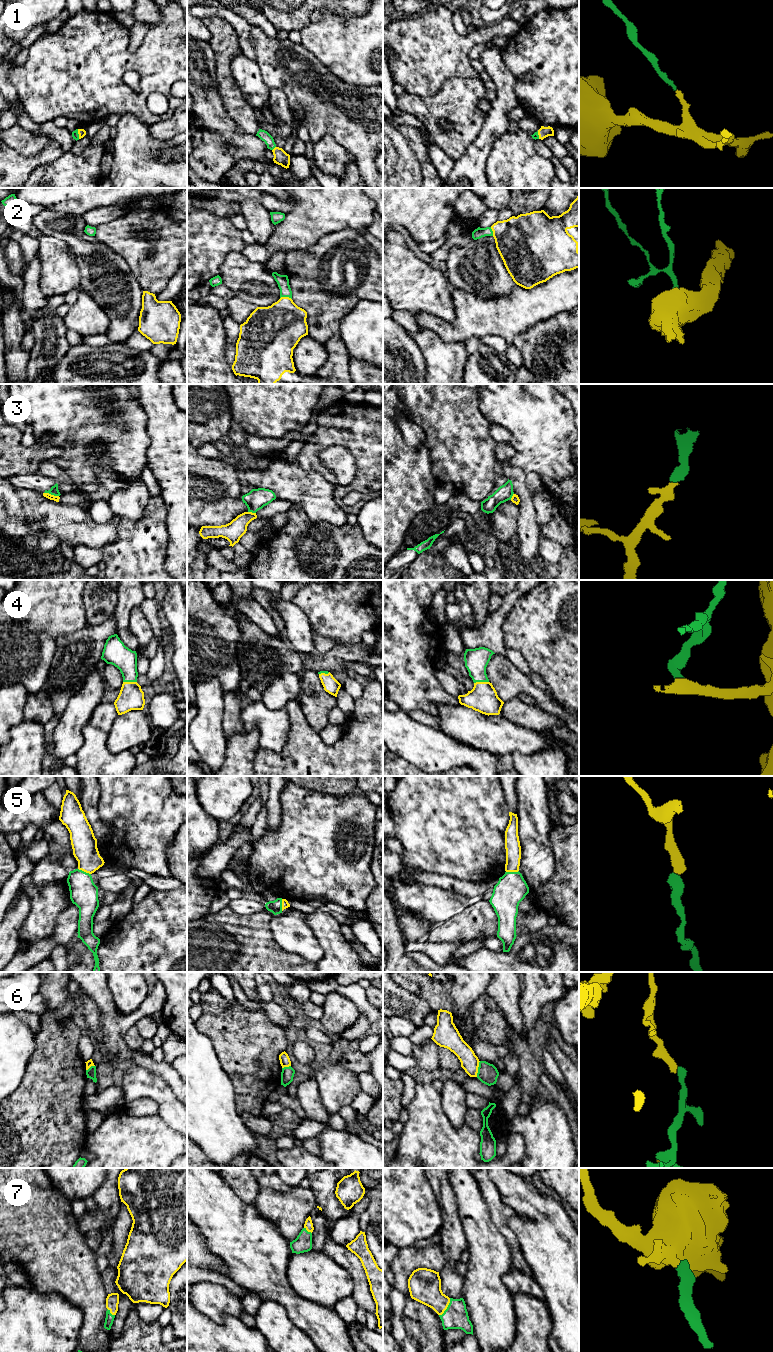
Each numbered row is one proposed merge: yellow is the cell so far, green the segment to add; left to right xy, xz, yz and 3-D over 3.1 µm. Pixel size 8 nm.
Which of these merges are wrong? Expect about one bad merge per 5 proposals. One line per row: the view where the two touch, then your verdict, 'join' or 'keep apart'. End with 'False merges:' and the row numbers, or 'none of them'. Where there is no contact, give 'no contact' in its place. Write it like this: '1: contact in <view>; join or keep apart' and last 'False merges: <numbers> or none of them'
1: contact in xy; join
2: contact in xz; join
3: contact in xy; keep apart
4: contact in yz; join
5: contact in xy; join
6: contact in yz; keep apart
7: contact in yz; join
False merges: 3, 6

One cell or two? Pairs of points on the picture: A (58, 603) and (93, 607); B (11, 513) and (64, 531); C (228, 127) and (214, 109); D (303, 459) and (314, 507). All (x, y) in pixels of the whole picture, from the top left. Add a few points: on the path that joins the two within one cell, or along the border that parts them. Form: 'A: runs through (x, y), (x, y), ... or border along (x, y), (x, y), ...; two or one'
A: border along (83, 590), (82, 604), (87, 623); two
B: runs through (24, 515), (40, 519), (43, 522), (51, 522); one
C: runs through (224, 123), (214, 113); one
D: border along (296, 459), (300, 463); two

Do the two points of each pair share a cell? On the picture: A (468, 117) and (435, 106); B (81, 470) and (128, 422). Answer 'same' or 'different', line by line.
A: same
B: same

